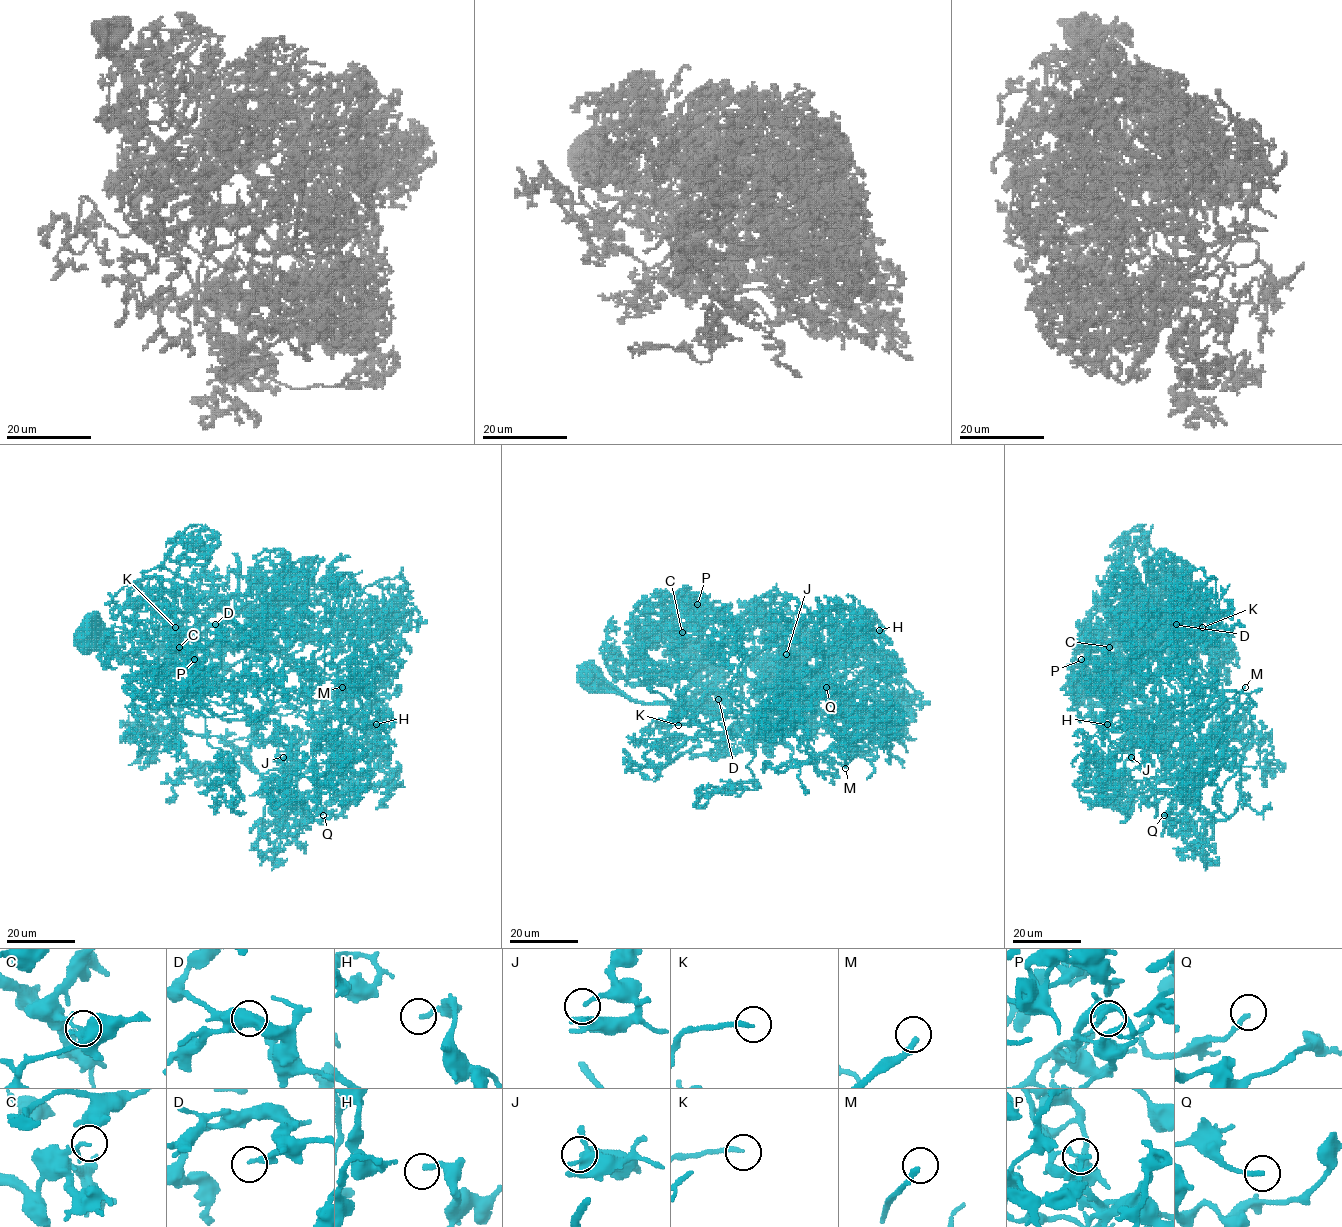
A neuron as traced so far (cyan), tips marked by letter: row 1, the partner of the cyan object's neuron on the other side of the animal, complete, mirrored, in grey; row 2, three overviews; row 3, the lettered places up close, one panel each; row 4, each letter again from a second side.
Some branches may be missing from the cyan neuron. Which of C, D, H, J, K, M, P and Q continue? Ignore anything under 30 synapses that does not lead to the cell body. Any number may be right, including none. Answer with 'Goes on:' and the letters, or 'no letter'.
Goes on: K, M

